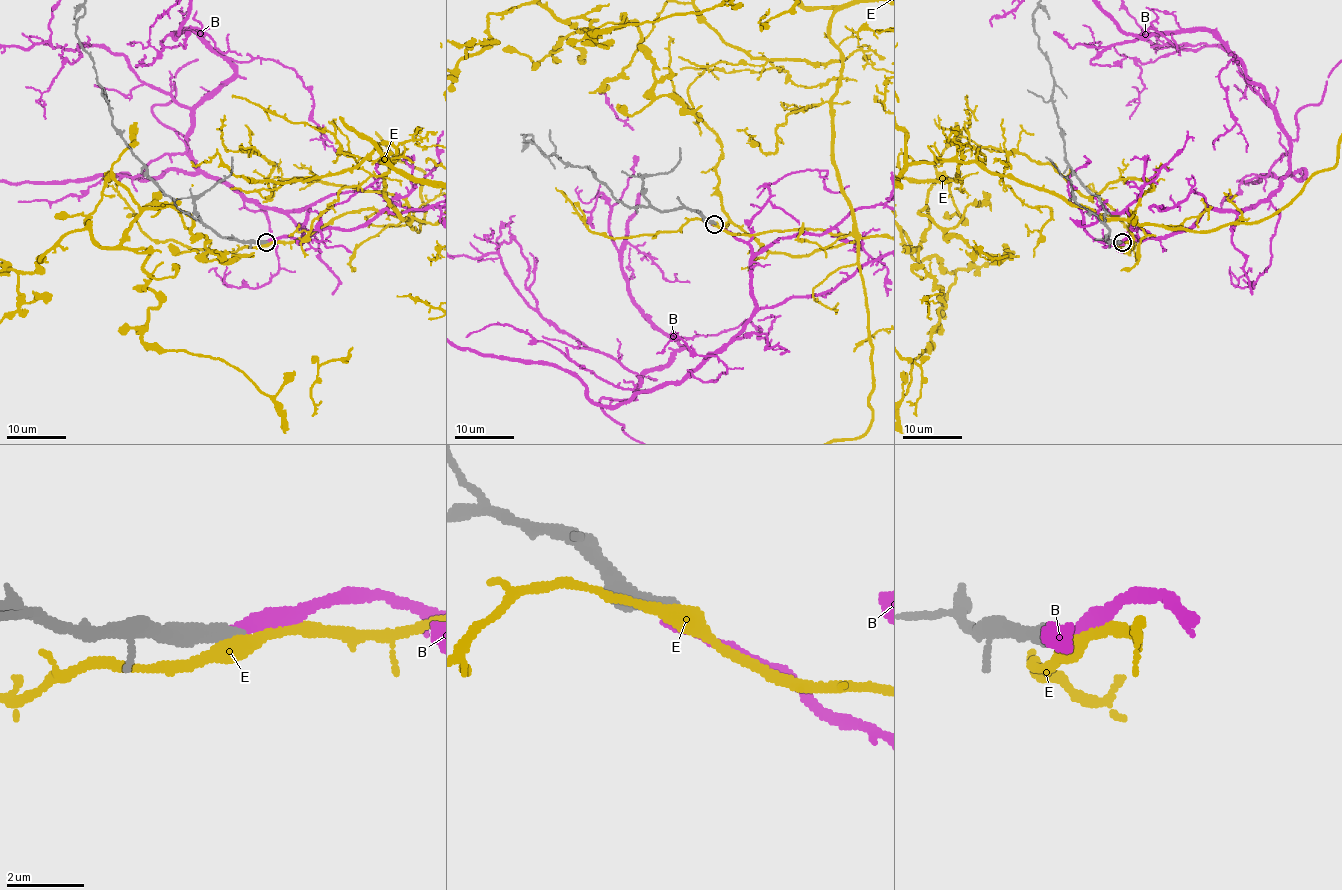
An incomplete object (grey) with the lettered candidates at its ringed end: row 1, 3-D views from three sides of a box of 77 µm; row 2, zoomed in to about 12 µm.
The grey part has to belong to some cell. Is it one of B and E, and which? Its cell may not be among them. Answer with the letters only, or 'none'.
B

